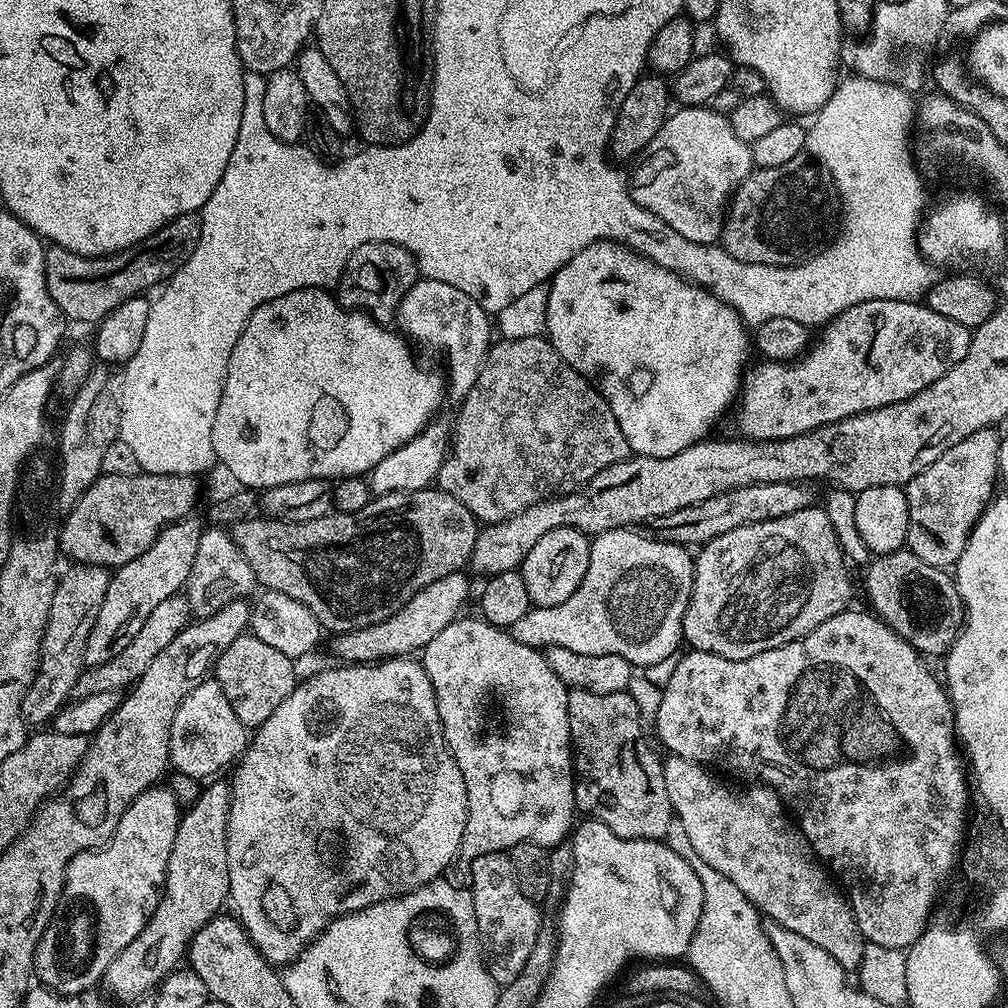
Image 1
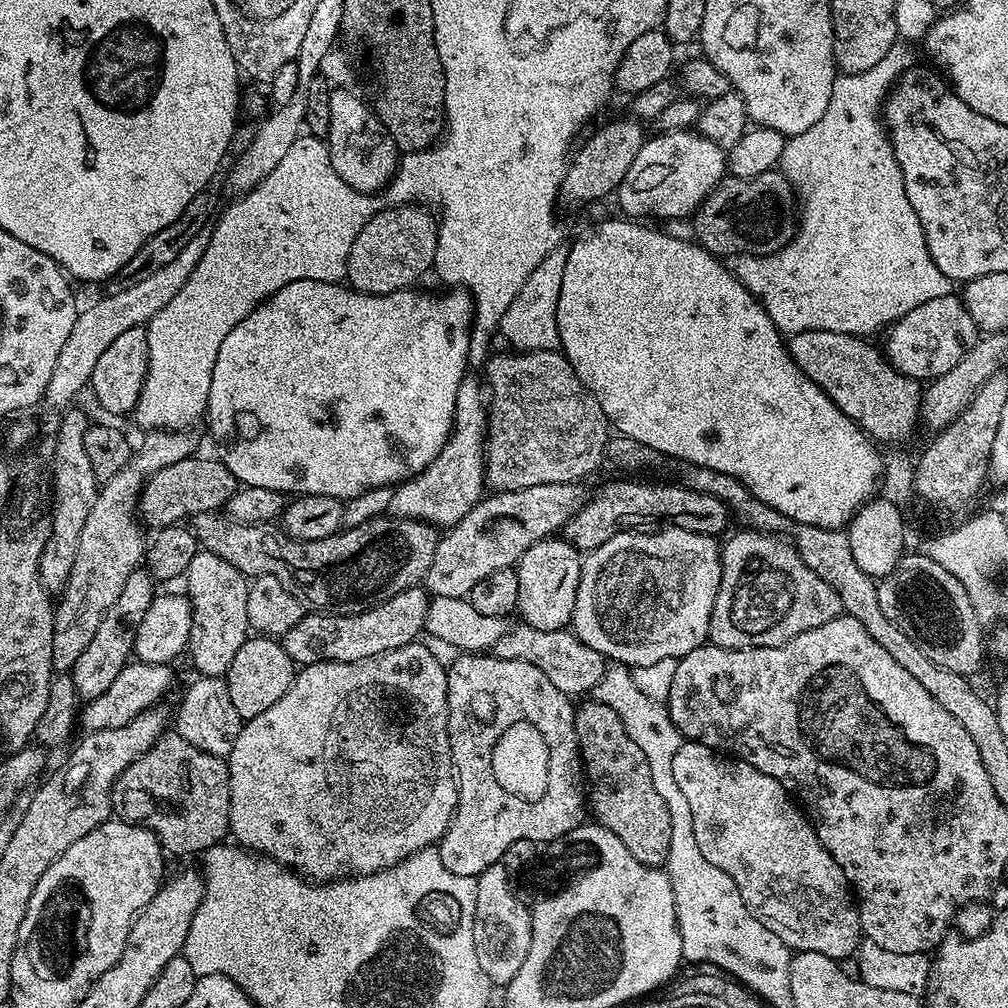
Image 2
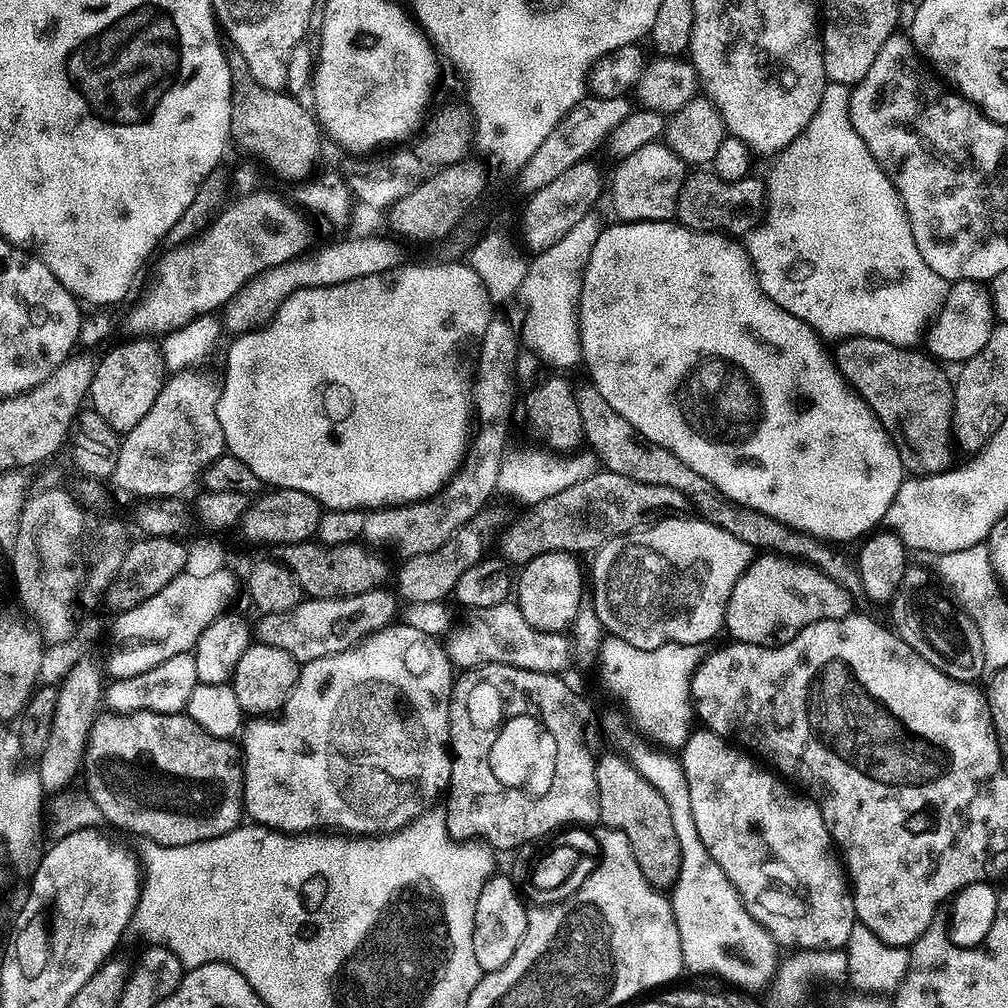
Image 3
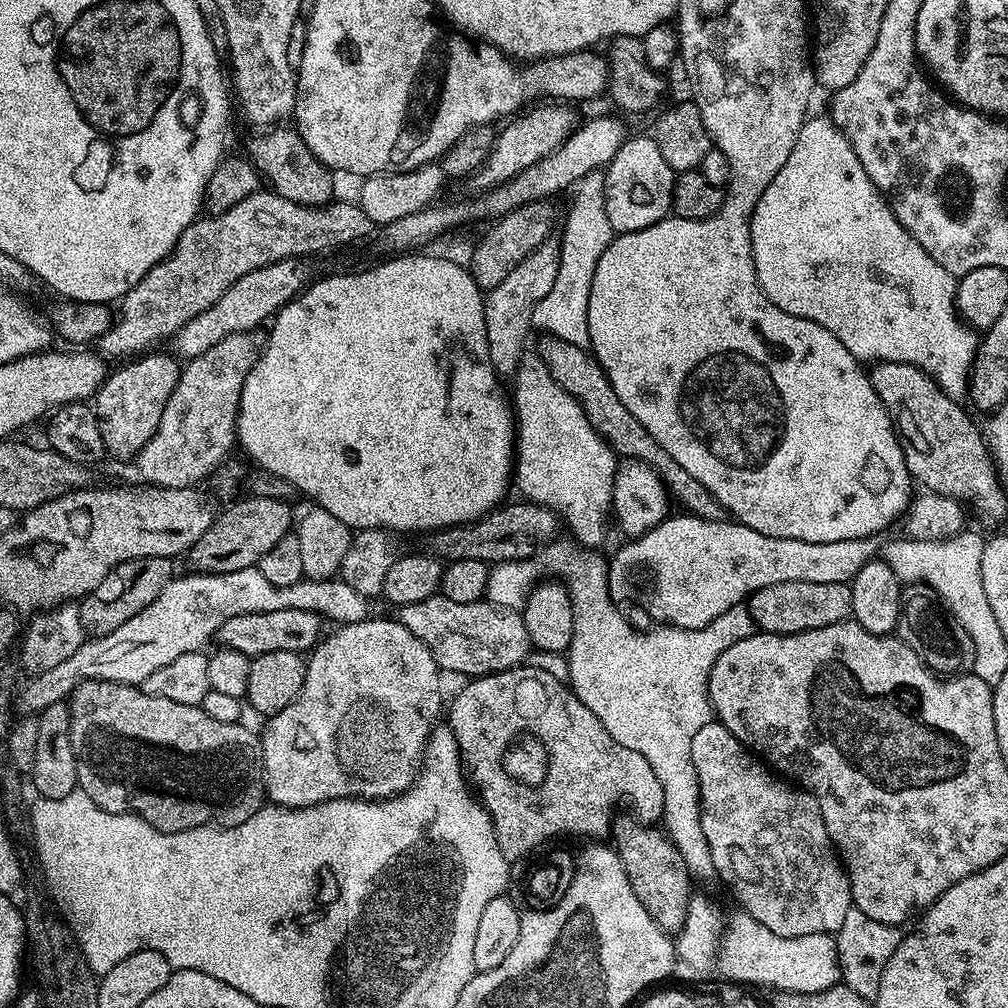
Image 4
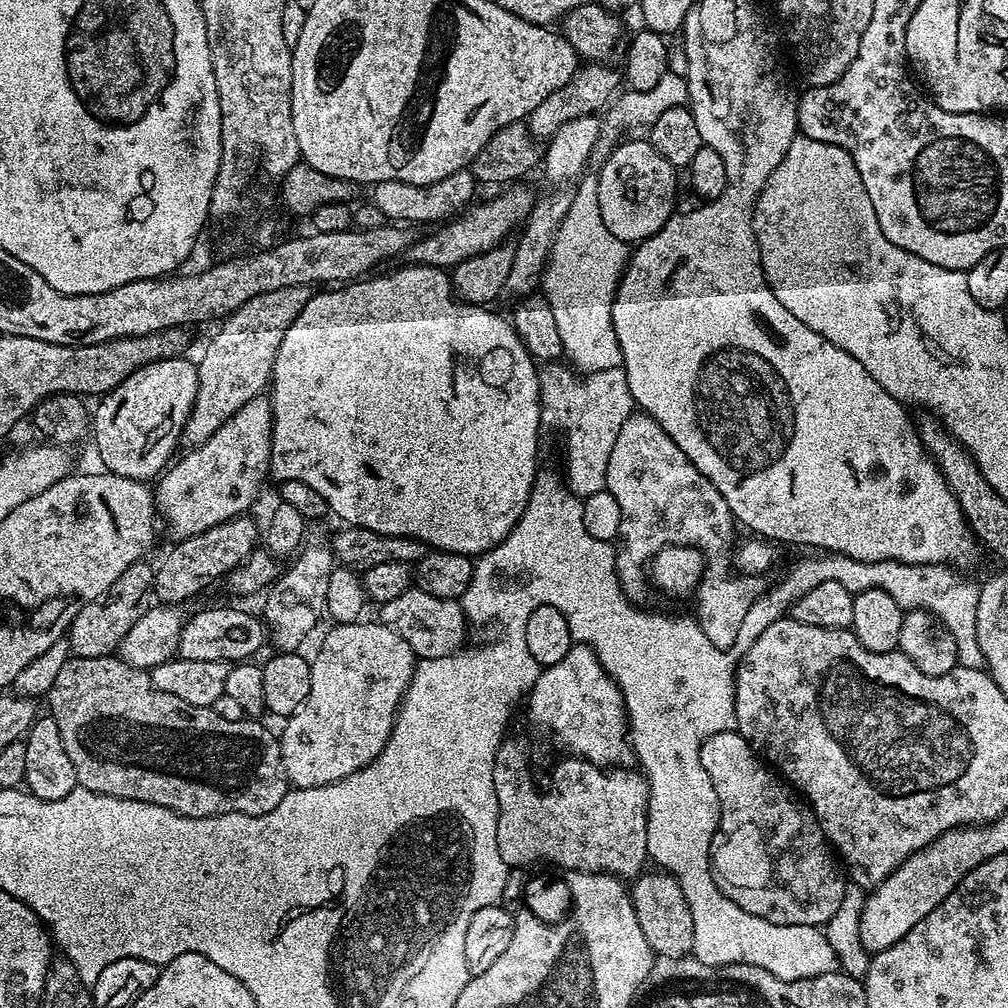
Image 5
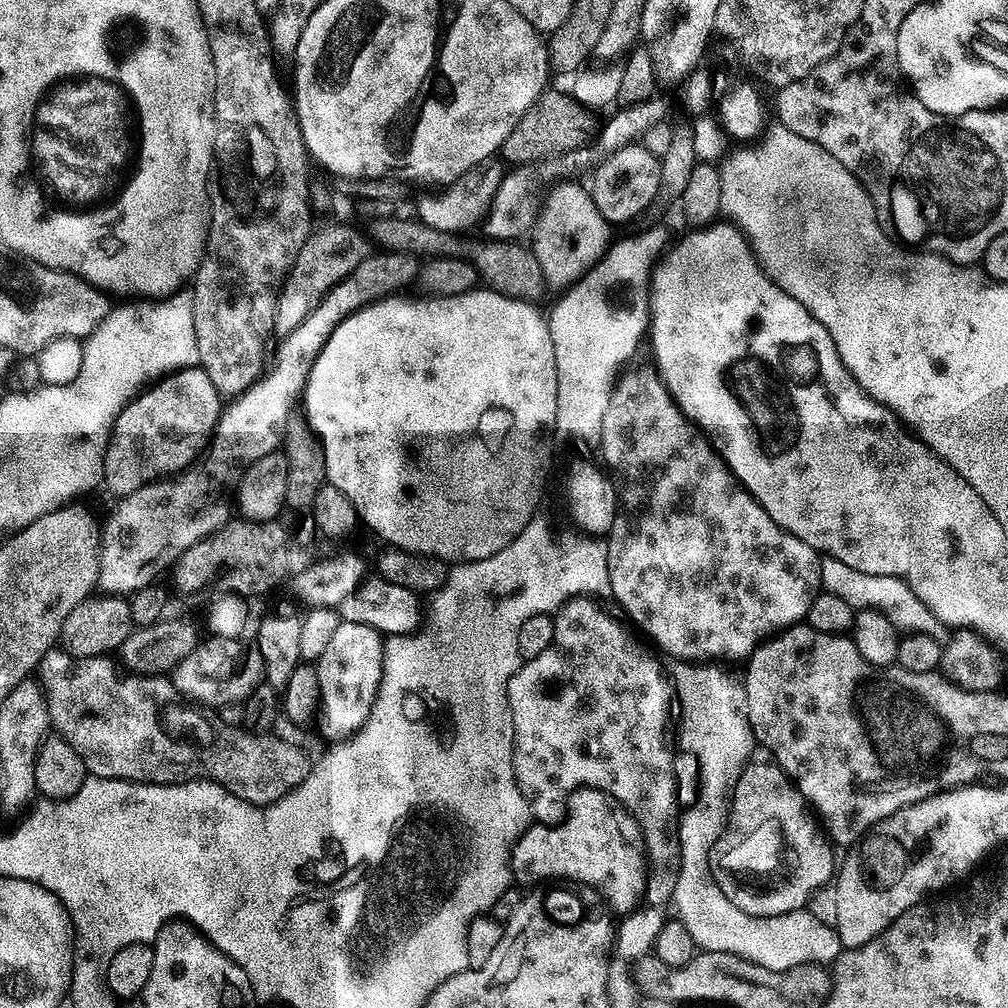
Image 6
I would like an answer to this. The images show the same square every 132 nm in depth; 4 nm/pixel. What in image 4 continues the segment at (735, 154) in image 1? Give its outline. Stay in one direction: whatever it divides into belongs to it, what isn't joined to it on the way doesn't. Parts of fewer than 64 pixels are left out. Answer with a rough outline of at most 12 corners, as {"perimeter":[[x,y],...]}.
{"perimeter":[[651,135],[604,172],[613,233],[672,212],[676,178]]}

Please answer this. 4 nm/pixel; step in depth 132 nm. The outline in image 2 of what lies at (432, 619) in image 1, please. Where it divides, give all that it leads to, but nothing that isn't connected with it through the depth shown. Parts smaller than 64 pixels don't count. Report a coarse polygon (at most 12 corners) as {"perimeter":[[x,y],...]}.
{"perimeter":[[417,586],[352,616],[316,610],[282,637],[297,666],[368,660],[425,631]]}

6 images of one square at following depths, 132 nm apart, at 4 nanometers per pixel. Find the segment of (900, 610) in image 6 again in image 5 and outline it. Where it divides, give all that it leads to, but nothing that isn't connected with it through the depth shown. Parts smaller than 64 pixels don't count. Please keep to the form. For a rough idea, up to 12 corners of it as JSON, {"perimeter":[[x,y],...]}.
{"perimeter":[[800,560],[780,588],[789,602],[822,582],[886,590],[937,616],[965,668],[984,668],[979,587],[943,564]]}

